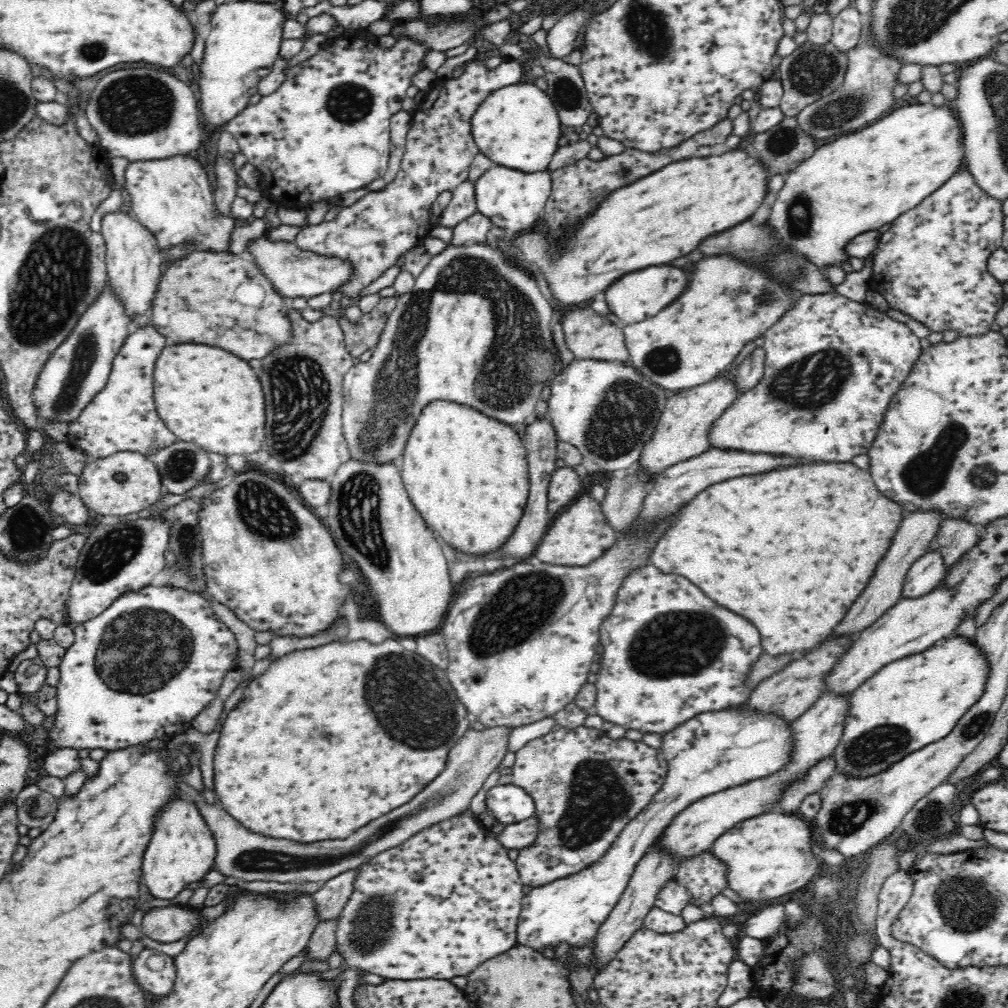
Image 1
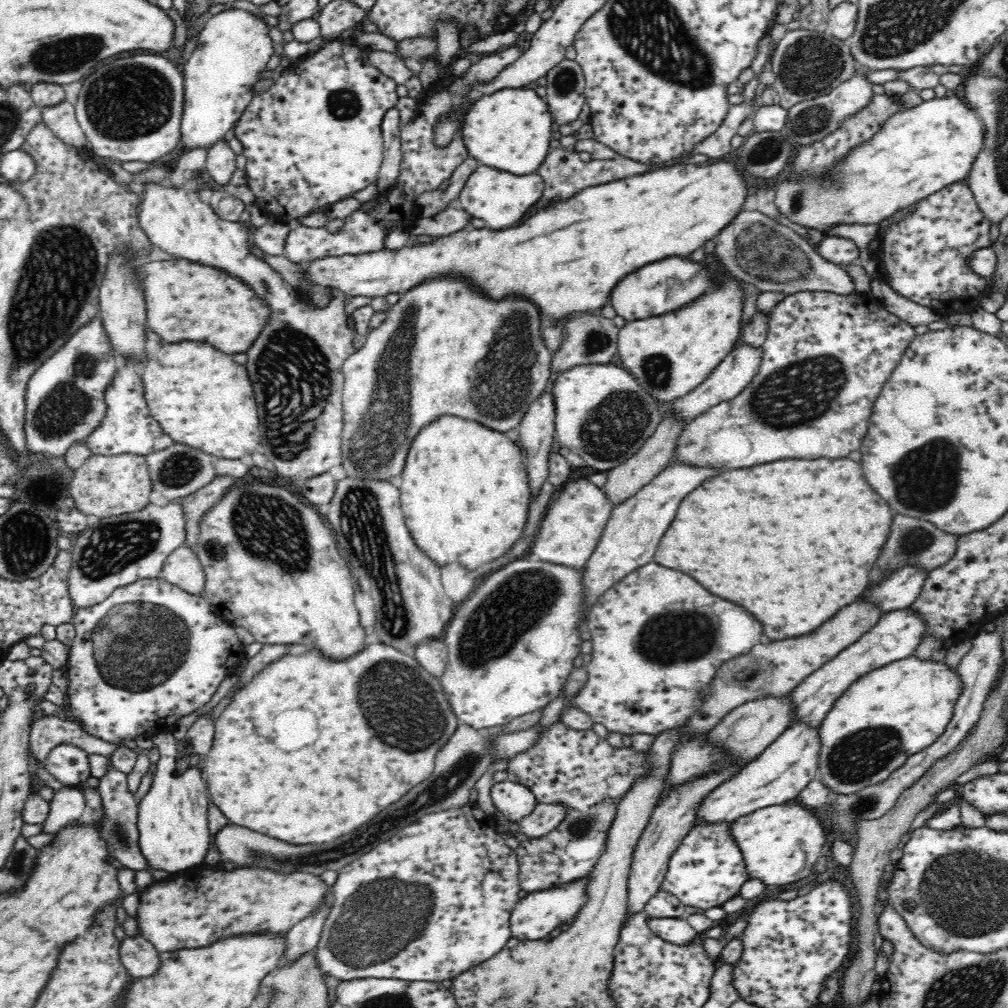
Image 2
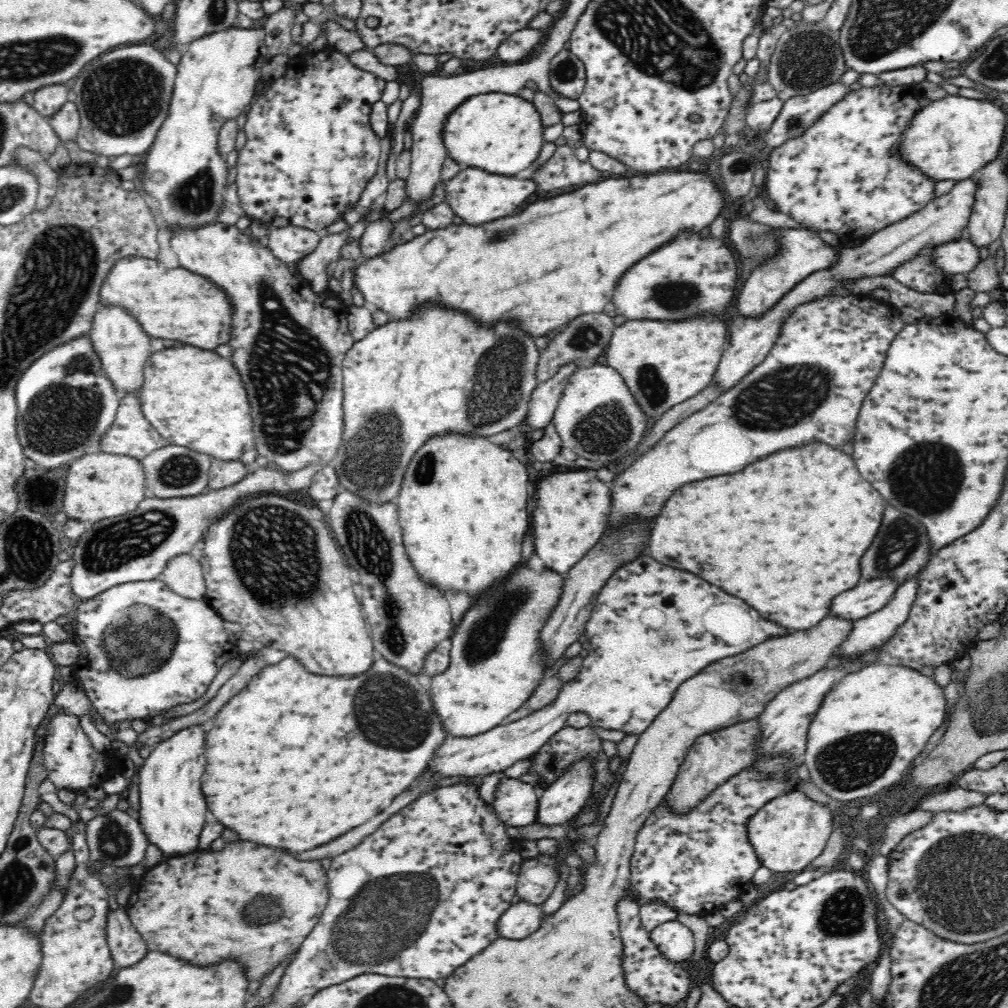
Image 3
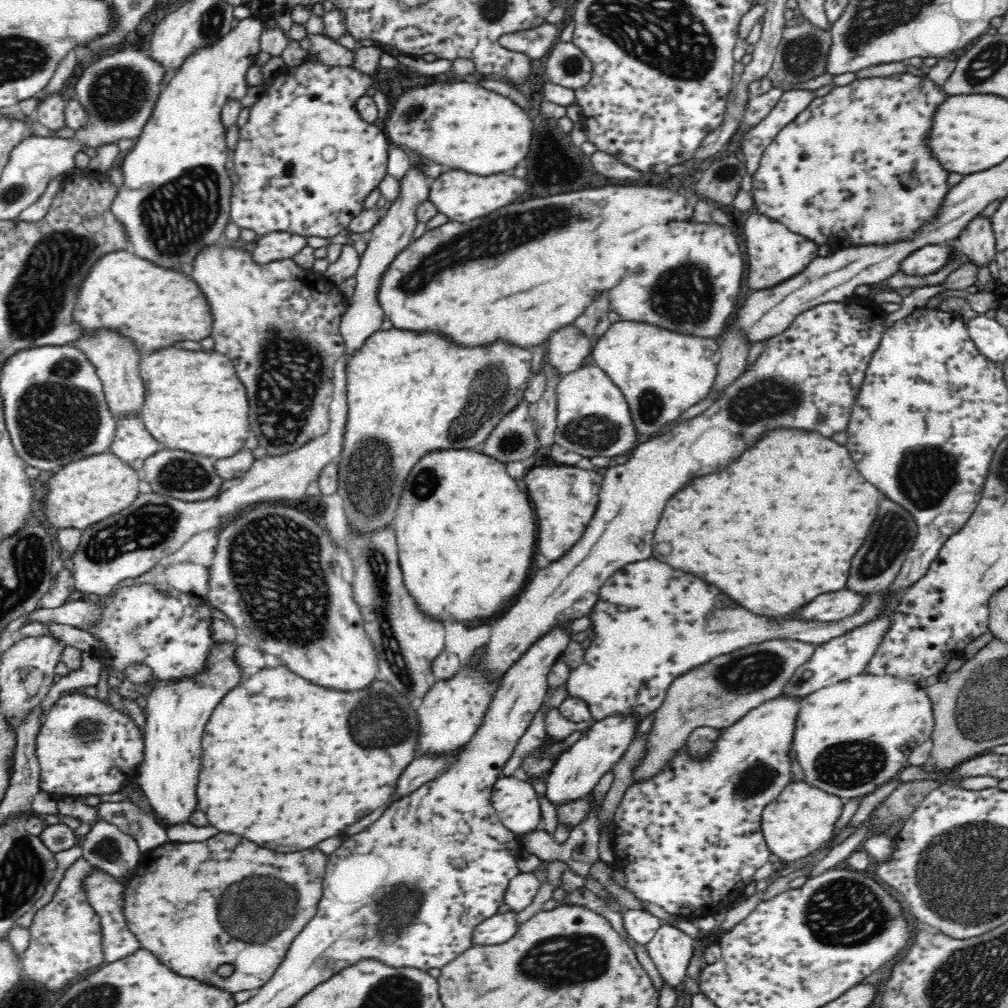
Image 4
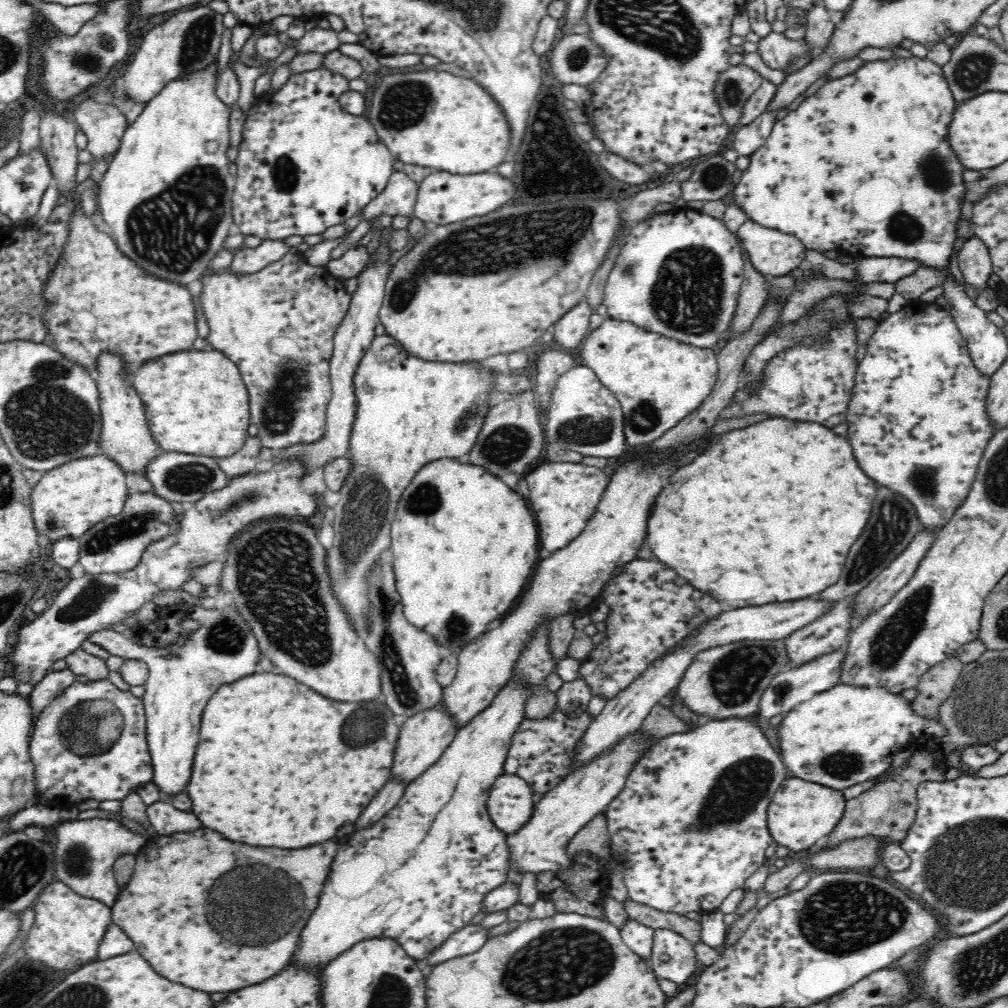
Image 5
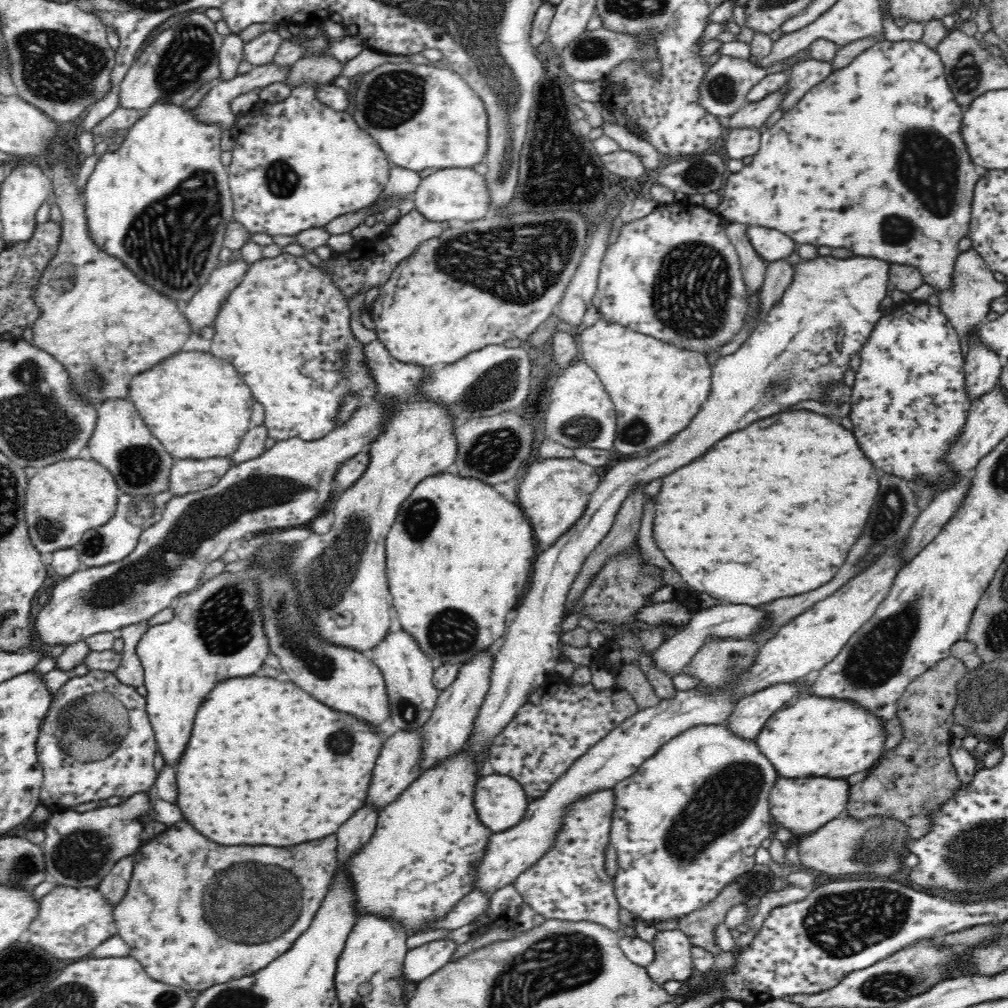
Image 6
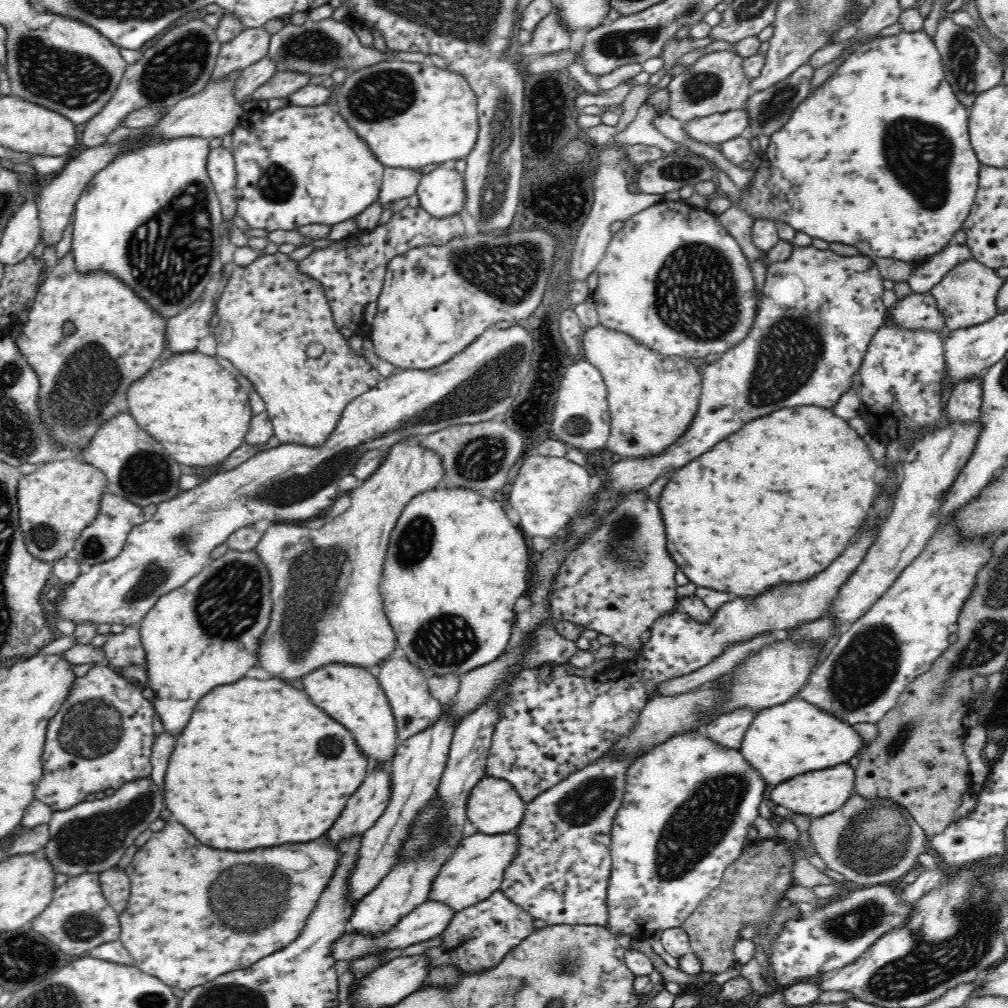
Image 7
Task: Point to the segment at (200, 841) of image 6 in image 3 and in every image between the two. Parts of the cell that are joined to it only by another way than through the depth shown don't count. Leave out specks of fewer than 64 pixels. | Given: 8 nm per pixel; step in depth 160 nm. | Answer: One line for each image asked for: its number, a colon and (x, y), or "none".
3: (249, 902)
4: (172, 901)
5: (162, 908)

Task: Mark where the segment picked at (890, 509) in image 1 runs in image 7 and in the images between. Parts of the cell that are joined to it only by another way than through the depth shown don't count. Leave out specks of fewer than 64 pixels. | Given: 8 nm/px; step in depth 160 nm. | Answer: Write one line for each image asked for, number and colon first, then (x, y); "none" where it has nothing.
2: (795, 540)
3: (785, 534)
4: (777, 528)
5: (768, 513)
6: (771, 511)
7: (778, 501)

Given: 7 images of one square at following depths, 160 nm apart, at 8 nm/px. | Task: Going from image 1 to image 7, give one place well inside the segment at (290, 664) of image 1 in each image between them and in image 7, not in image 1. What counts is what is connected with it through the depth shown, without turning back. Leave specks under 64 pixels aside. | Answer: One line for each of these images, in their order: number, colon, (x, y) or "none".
2: (303, 753)
3: (296, 759)
4: (287, 764)
5: (269, 771)
6: (267, 764)
7: (258, 765)

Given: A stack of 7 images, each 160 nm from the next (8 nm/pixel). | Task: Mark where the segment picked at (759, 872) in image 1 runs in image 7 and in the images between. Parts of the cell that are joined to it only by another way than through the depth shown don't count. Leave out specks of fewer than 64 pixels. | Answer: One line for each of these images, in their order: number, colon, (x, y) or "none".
2: (780, 844)
3: (787, 833)
4: (802, 818)
5: (801, 813)
6: (801, 805)
7: (814, 794)

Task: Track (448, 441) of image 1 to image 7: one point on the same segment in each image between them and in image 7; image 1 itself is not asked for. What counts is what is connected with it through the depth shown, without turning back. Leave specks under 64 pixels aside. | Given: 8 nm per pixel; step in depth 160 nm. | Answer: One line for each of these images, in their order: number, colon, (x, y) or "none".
2: (465, 493)
3: (458, 491)
4: (466, 534)
5: (464, 545)
6: (459, 556)
7: (448, 542)

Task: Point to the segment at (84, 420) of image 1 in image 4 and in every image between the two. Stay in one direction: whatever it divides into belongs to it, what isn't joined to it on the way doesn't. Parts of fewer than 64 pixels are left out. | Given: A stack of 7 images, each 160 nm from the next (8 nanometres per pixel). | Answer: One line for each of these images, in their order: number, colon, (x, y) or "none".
2: (127, 428)
3: (131, 434)
4: (132, 442)

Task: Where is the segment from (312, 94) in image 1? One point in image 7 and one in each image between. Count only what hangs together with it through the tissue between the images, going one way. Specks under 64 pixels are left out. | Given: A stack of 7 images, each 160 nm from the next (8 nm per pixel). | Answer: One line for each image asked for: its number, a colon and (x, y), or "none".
2: (315, 137)
3: (310, 150)
4: (305, 161)
5: (304, 165)
6: (297, 164)
7: (300, 165)

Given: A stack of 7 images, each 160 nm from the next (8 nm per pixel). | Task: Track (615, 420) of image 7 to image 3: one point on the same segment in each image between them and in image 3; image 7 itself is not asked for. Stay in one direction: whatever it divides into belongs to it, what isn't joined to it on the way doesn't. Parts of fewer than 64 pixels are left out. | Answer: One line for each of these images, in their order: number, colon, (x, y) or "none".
3: (663, 363)
4: (661, 373)
5: (658, 381)
6: (657, 388)

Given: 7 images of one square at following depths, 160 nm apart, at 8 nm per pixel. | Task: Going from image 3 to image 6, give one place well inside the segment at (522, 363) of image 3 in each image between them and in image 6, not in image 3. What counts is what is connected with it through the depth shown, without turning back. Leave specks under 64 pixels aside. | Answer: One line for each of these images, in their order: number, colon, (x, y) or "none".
4: (409, 392)
5: (409, 412)
6: (342, 575)

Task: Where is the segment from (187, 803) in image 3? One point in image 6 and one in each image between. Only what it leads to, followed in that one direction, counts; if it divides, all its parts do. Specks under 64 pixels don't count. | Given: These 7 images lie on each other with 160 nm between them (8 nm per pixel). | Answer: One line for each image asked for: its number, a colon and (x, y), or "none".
4: (177, 712)
5: (182, 678)
6: (216, 633)

